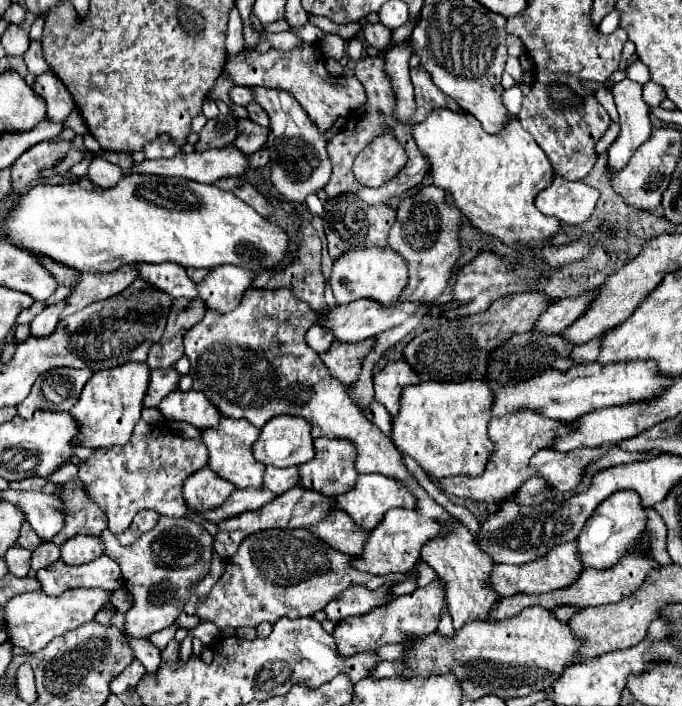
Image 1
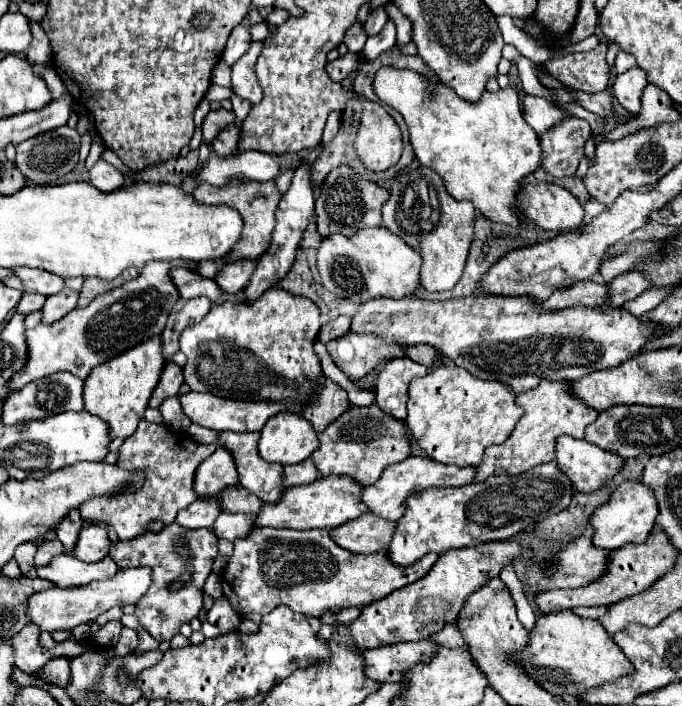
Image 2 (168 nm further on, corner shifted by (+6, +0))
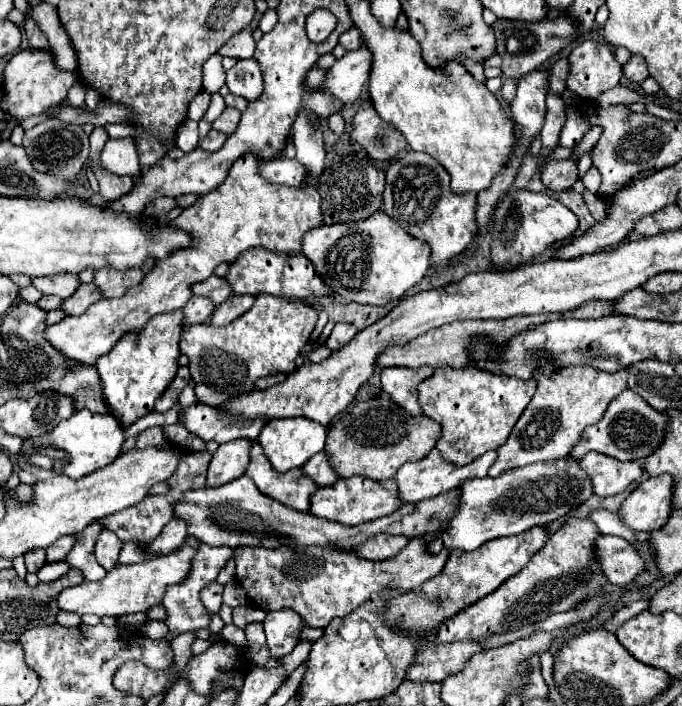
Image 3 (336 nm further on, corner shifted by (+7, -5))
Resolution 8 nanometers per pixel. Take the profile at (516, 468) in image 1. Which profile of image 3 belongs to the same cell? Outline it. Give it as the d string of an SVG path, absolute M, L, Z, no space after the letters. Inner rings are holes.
M566 365L552 373L544 373L538 379L538 389L524 409L518 425L512 429L508 441L498 449L498 459L490 467L490 477L496 477L508 469L526 467L540 461L566 459L582 431L600 421L608 403L628 389L628 369L618 373L604 373L590 365Z

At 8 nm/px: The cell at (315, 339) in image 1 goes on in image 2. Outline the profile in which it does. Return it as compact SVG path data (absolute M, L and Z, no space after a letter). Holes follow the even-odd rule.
M339 316L339 318L327 322L327 324L321 328L317 340L323 342L323 344L327 344L327 342L333 340L335 336L343 336L343 334L349 330L349 324L351 324L351 318L347 318L347 316Z

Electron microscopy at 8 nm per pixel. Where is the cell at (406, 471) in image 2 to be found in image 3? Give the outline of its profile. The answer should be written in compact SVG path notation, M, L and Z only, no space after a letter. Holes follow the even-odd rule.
M432 449L422 461L416 463L408 463L404 467L400 467L400 473L396 473L396 483L400 489L400 499L404 503L412 503L412 501L422 501L428 497L436 497L448 489L454 489L456 485L468 481L468 479L476 479L476 477L484 477L488 475L490 465L496 461L496 449L486 451L484 455L480 455L476 461L468 463L468 465L454 465L450 461L444 461L444 457L440 455L438 449Z

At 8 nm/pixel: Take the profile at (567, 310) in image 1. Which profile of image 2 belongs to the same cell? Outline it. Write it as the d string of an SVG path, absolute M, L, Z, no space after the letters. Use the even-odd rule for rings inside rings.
M625 272L621 276L615 276L609 284L609 296L607 296L607 306L611 308L621 308L623 302L633 300L637 294L649 288L649 282L639 274L639 272Z

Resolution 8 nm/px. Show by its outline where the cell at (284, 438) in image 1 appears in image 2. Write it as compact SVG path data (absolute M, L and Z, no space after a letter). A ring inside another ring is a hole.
M279 412L271 416L259 440L259 456L265 462L281 466L299 464L309 458L319 446L313 426L295 412Z

